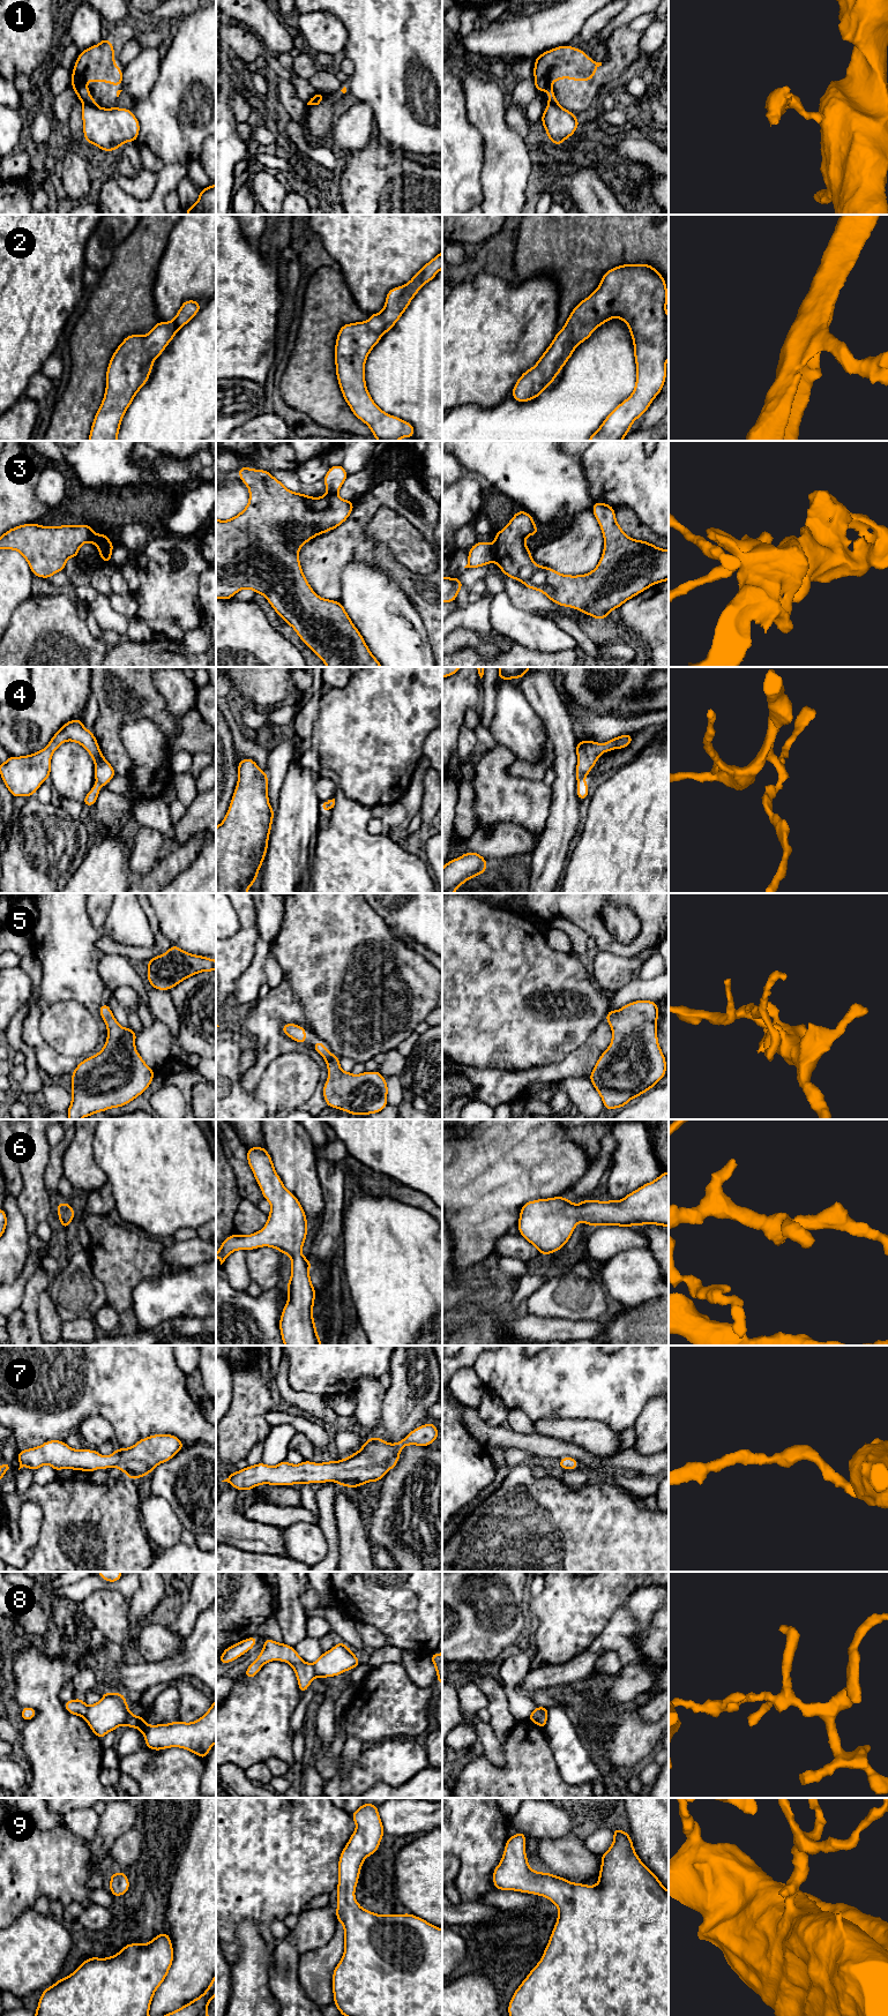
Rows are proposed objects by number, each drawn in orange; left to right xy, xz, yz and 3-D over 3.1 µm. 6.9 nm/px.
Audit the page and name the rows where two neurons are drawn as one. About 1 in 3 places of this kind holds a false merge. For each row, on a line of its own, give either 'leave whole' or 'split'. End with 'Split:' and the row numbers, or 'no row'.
1: split
2: leave whole
3: split
4: split
5: leave whole
6: leave whole
7: leave whole
8: split
9: leave whole
Split: 1, 3, 4, 8

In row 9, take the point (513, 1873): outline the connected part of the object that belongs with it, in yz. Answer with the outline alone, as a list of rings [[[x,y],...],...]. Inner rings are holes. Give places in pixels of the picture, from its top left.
[[[612,1829],[613,1844],[602,1853],[602,1865],[597,1886],[573,1883],[561,1876],[535,1872],[529,1867],[525,1854],[525,1834],[520,1831],[508,1838],[500,1864],[493,1871],[493,1884],[499,1890],[515,1890],[539,1895],[552,1901],[559,1910],[555,1926],[538,1964],[530,1971],[513,1994],[508,2004],[509,2016],[669,2016],[669,1890],[637,1857],[629,1833]]]

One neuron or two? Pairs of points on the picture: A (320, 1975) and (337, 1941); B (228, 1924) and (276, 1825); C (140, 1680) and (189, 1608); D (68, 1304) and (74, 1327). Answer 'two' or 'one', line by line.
A: one
B: one
C: two
D: two

